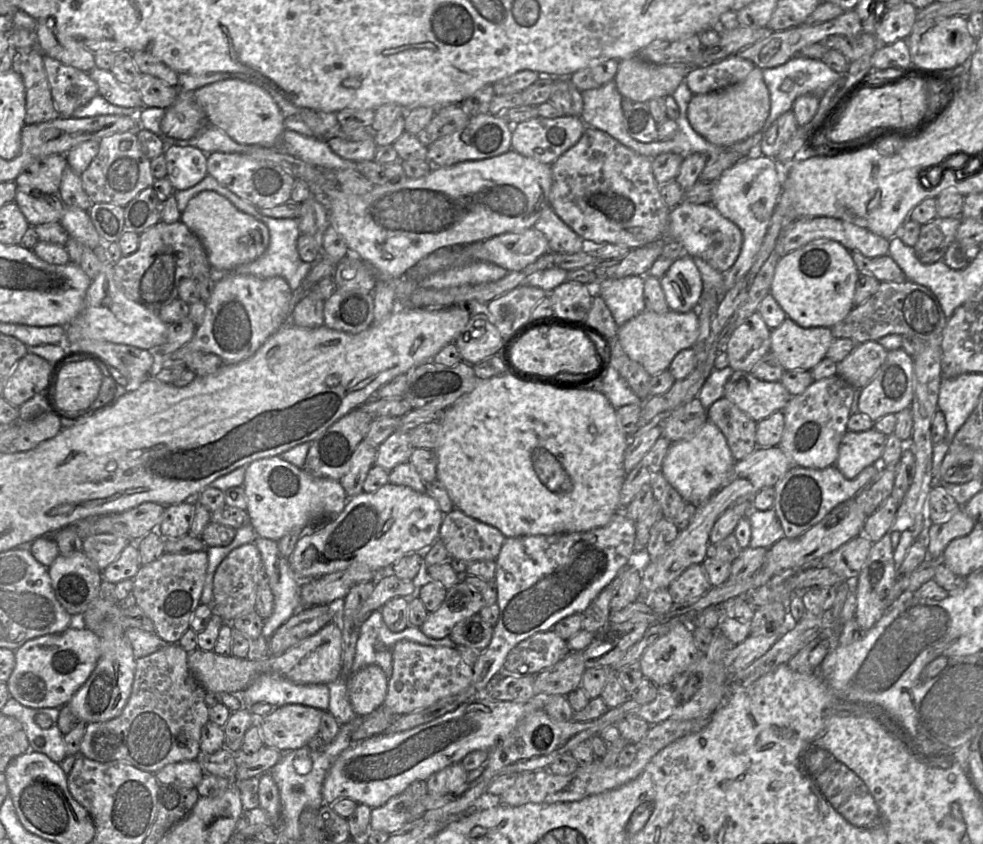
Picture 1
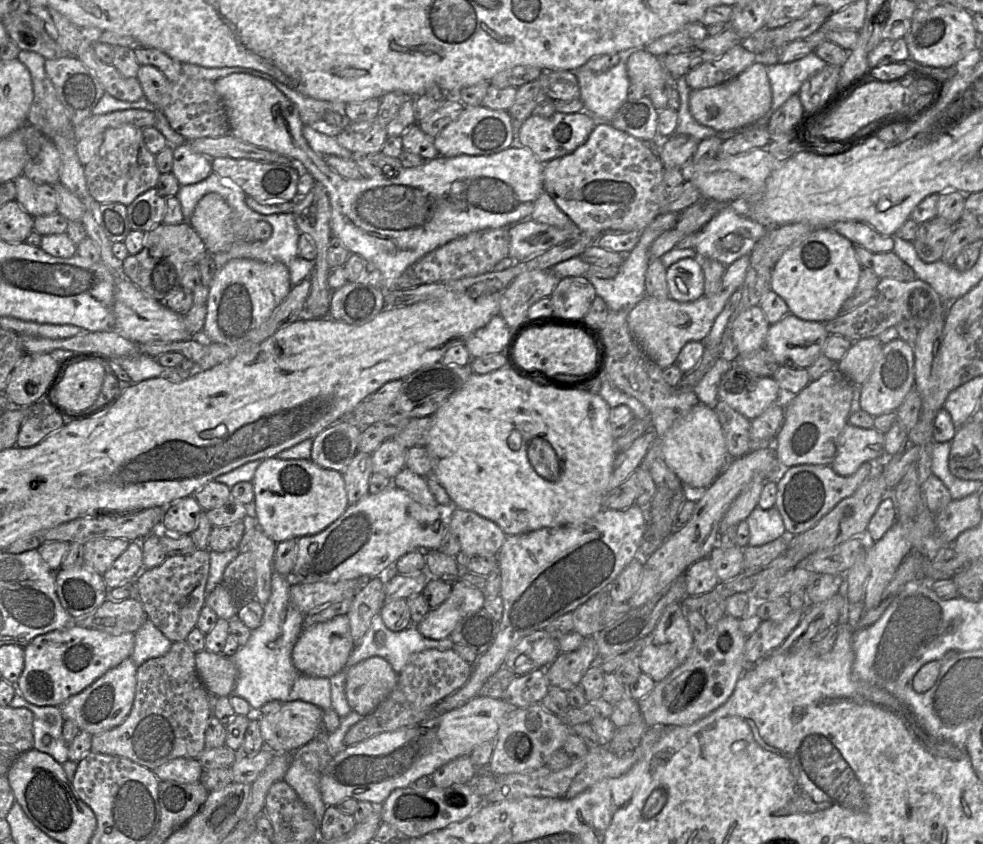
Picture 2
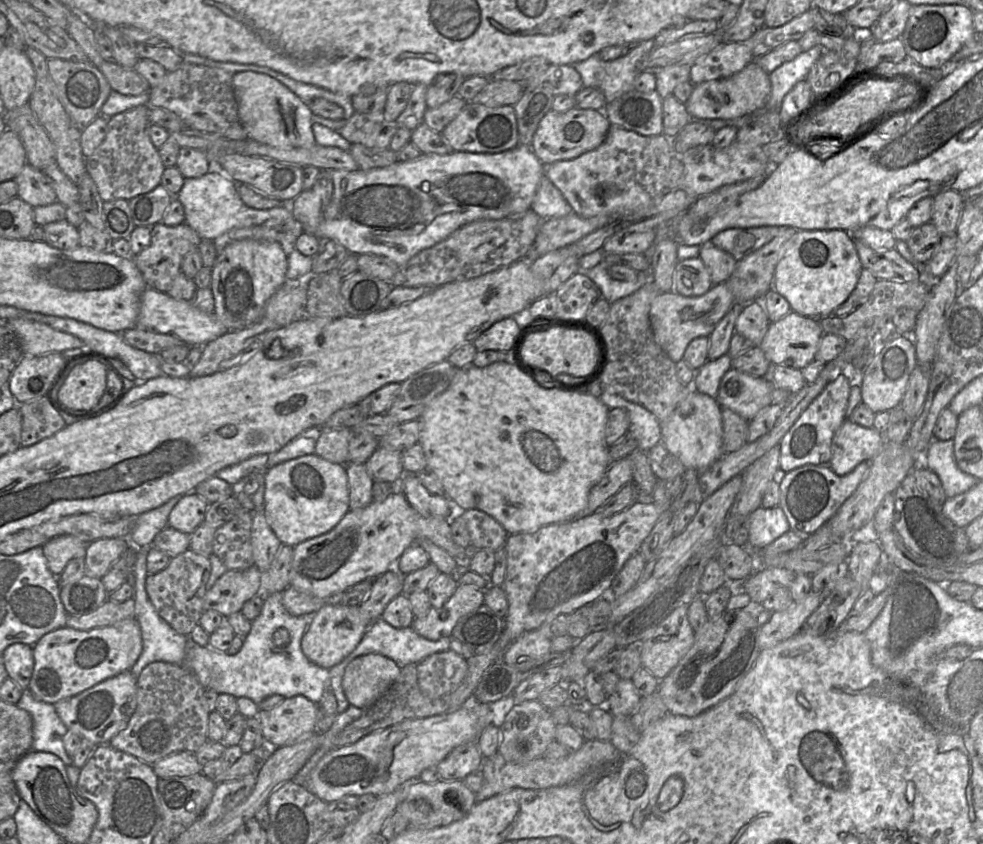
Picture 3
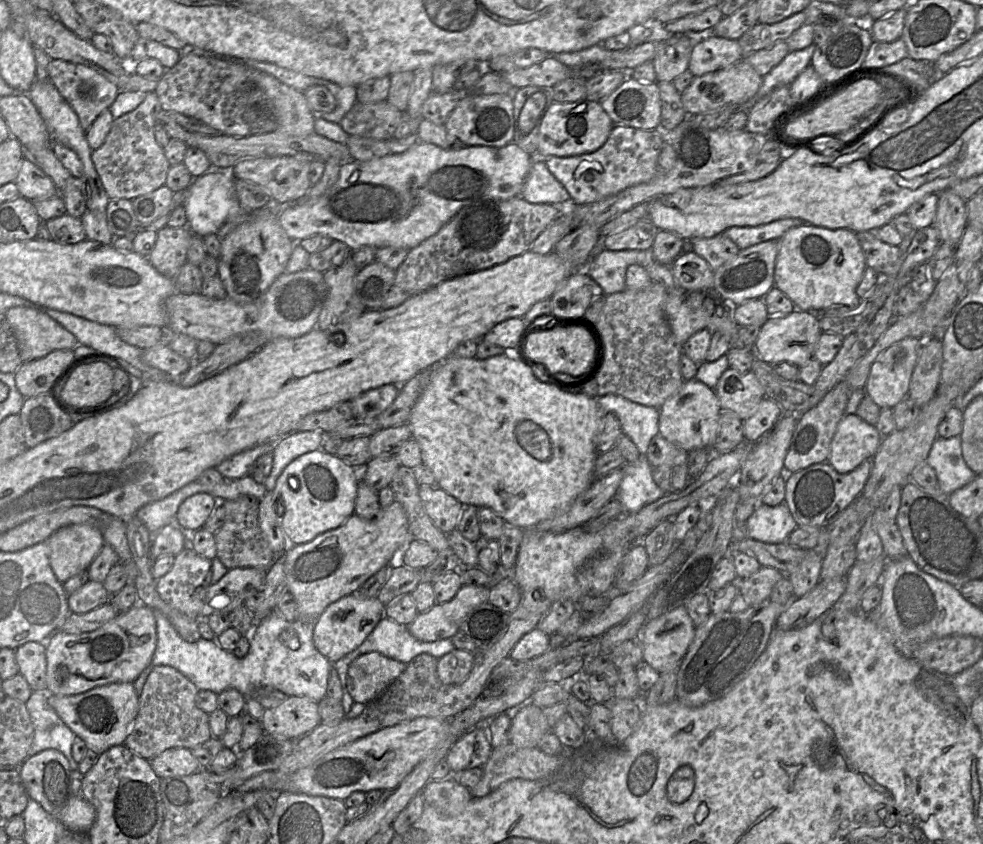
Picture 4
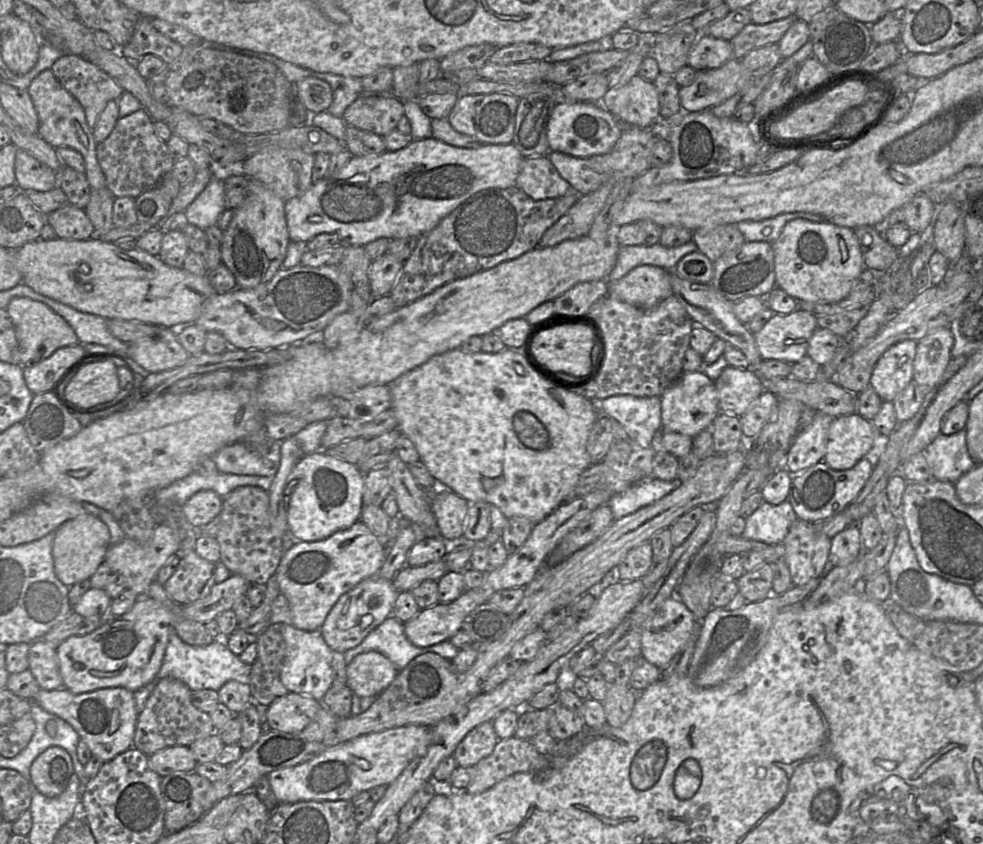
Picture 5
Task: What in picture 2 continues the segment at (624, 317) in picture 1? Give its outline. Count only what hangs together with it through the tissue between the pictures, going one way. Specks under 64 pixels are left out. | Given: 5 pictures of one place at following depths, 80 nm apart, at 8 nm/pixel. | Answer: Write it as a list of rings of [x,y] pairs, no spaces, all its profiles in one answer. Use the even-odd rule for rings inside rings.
[[[647,226],[638,244],[630,251],[614,278],[602,279],[585,276],[595,288],[598,297],[607,304],[609,311],[630,310],[646,295],[645,278],[650,263],[650,247],[664,232]]]

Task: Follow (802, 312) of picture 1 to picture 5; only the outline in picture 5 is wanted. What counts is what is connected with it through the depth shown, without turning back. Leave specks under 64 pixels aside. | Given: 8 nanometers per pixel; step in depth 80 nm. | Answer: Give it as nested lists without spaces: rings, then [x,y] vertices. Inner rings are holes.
[[[791,220],[772,245],[776,286],[797,301],[841,300],[849,294],[854,281],[865,269],[854,229],[828,221]]]

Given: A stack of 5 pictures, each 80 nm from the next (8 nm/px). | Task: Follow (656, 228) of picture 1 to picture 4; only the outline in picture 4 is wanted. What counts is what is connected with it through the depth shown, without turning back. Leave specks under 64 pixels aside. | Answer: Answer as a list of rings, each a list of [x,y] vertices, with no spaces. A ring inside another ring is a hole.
[[[614,126],[605,144],[588,154],[546,158],[552,175],[564,186],[572,202],[587,205],[602,201],[620,191],[652,180],[657,175],[657,161],[664,143],[664,131]]]

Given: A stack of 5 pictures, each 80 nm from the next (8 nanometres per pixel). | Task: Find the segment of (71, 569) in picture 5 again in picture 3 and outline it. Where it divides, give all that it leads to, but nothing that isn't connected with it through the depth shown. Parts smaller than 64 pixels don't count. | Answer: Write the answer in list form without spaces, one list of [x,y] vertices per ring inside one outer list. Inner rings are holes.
[[[61,535],[47,541],[42,548],[49,570],[59,576],[71,559],[85,558],[88,544],[71,535]]]

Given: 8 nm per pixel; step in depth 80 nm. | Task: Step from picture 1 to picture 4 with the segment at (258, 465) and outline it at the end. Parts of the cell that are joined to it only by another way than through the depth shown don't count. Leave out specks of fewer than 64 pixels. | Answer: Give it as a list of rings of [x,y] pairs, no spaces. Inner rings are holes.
[[[322,449],[308,452],[285,467],[276,480],[272,491],[277,515],[281,518],[283,531],[290,545],[308,543],[318,535],[340,527],[354,514],[358,482],[361,477],[359,469],[353,468],[336,455]]]

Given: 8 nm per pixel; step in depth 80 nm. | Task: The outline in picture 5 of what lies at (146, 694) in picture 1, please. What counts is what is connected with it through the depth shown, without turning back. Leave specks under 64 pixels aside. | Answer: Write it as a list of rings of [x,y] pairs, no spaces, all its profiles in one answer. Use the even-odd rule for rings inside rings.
[[[171,677],[161,679],[148,697],[144,709],[138,714],[132,747],[150,756],[166,747],[190,746],[196,740],[213,734],[215,729],[210,715],[192,704],[191,695],[192,690],[183,682]]]

